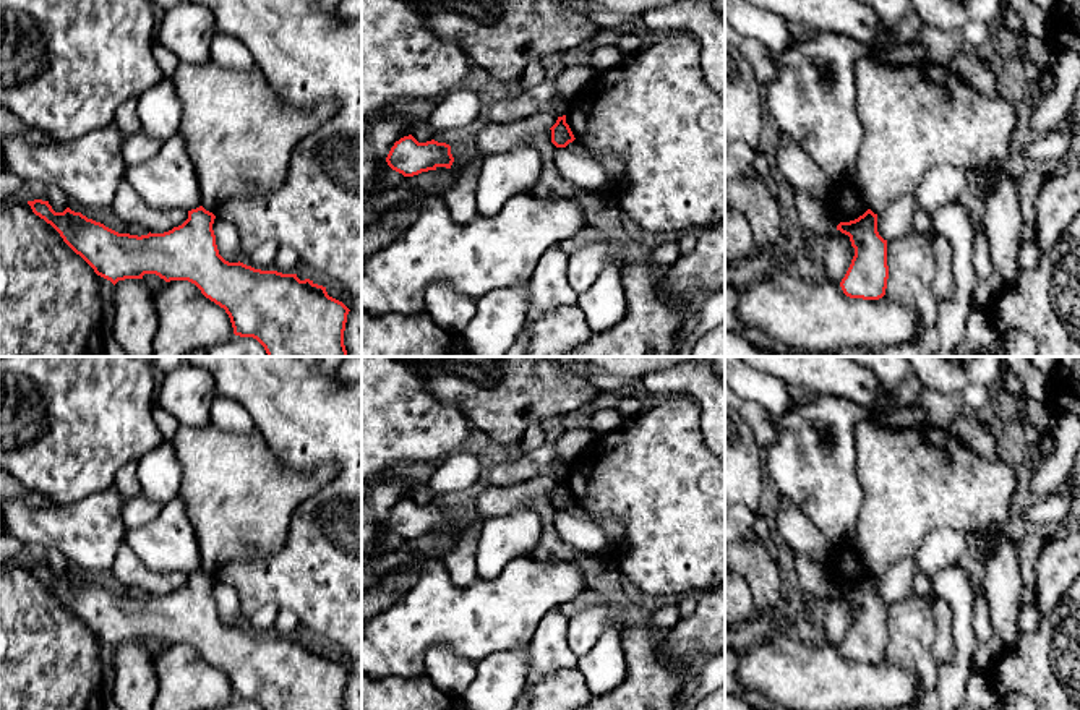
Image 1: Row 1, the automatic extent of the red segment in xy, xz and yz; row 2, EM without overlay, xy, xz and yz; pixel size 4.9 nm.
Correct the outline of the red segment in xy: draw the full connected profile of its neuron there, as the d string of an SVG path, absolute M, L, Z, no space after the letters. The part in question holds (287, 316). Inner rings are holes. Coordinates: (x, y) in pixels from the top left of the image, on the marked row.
M28 201L32 212L50 224L63 238L63 242L79 254L97 276L110 280L114 285L125 279L143 279L144 274L156 274L165 282L188 280L195 284L201 293L225 310L230 318L234 334L240 337L256 339L266 350L268 357L349 357L344 345L344 331L349 308L328 295L326 287L310 279L300 280L297 274L282 274L277 271L261 271L243 263L225 261L217 250L212 224L216 216L203 206L188 211L188 219L164 233L130 235L118 233L101 222L88 219L81 212L66 207L55 212L49 201Z

